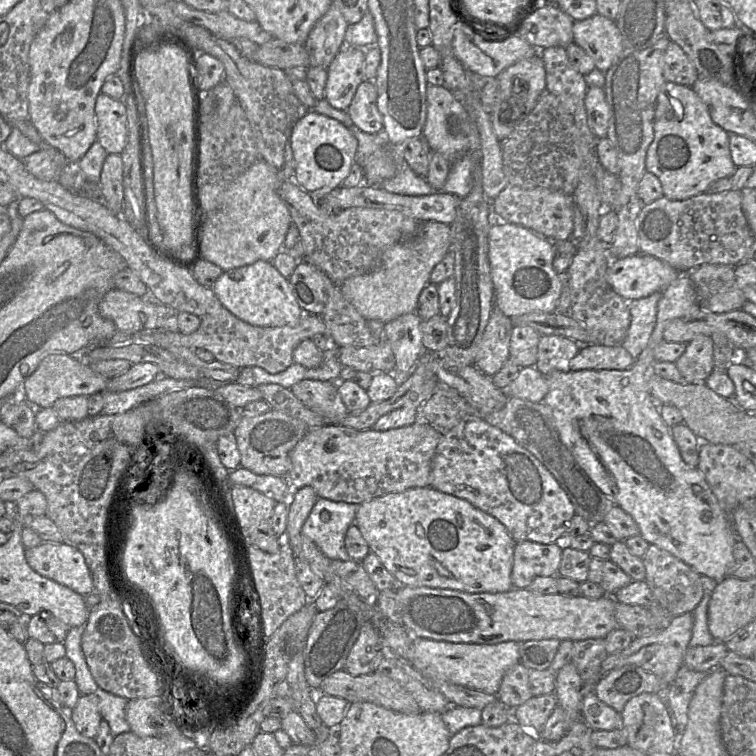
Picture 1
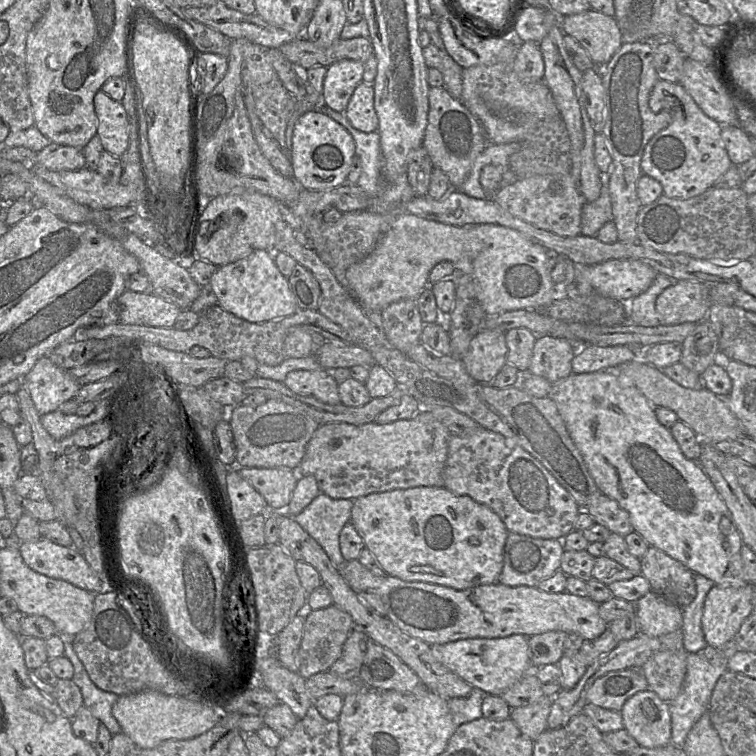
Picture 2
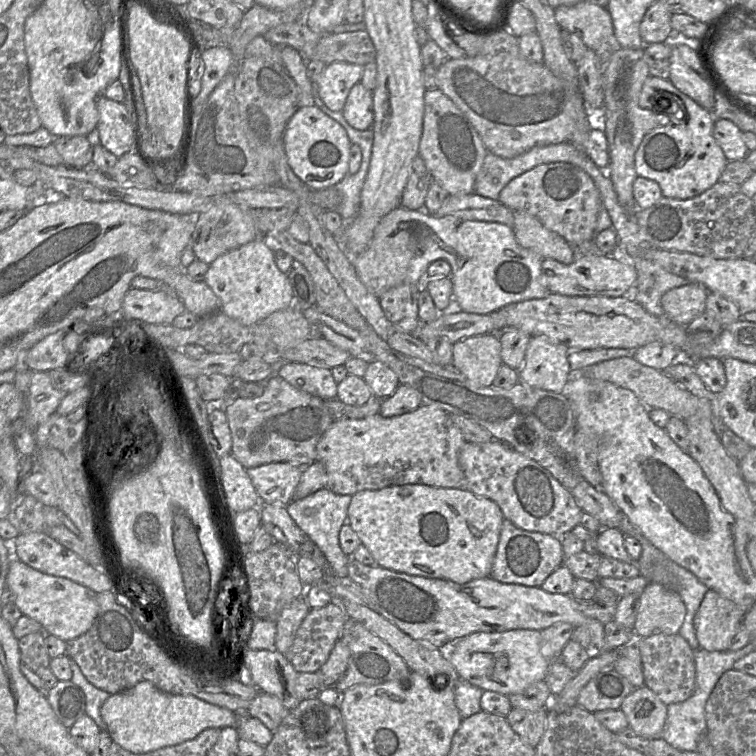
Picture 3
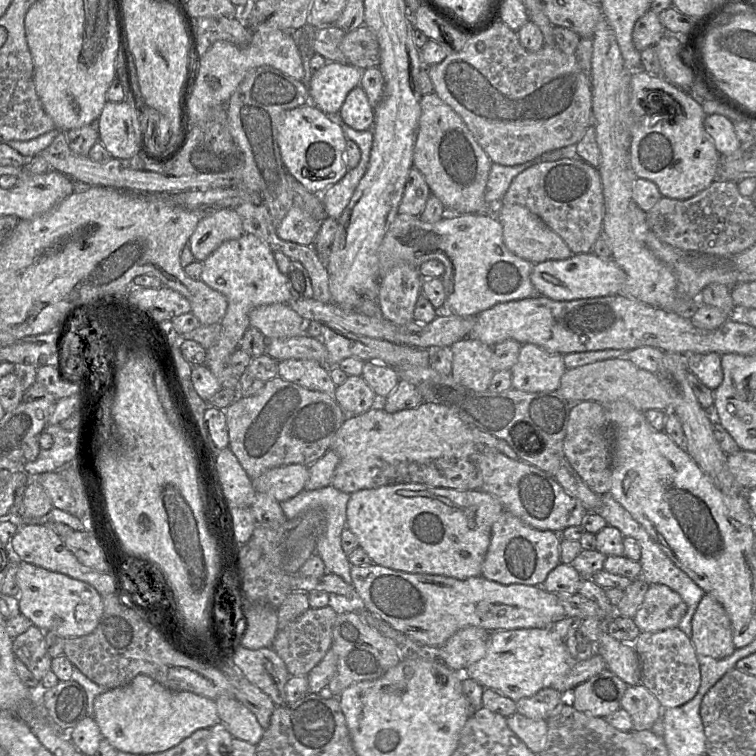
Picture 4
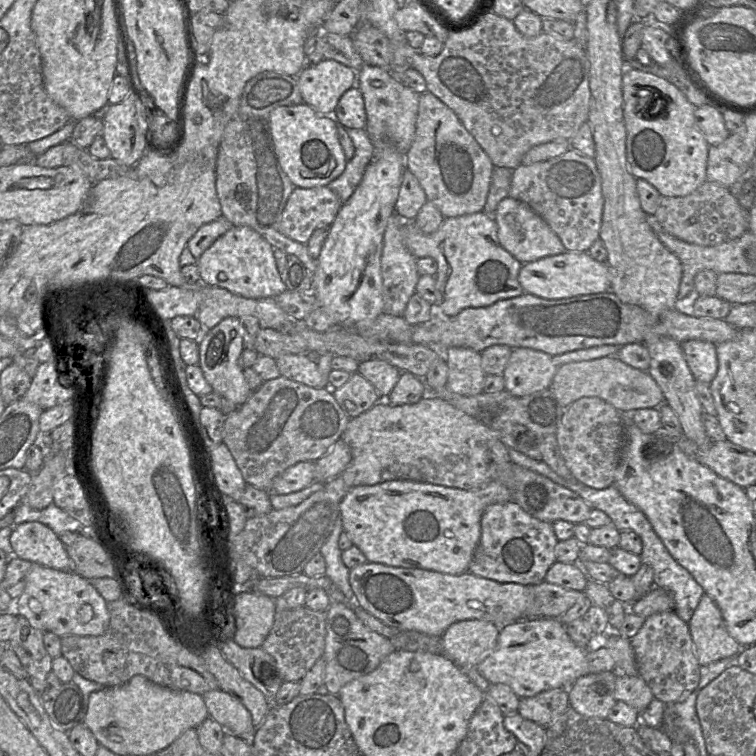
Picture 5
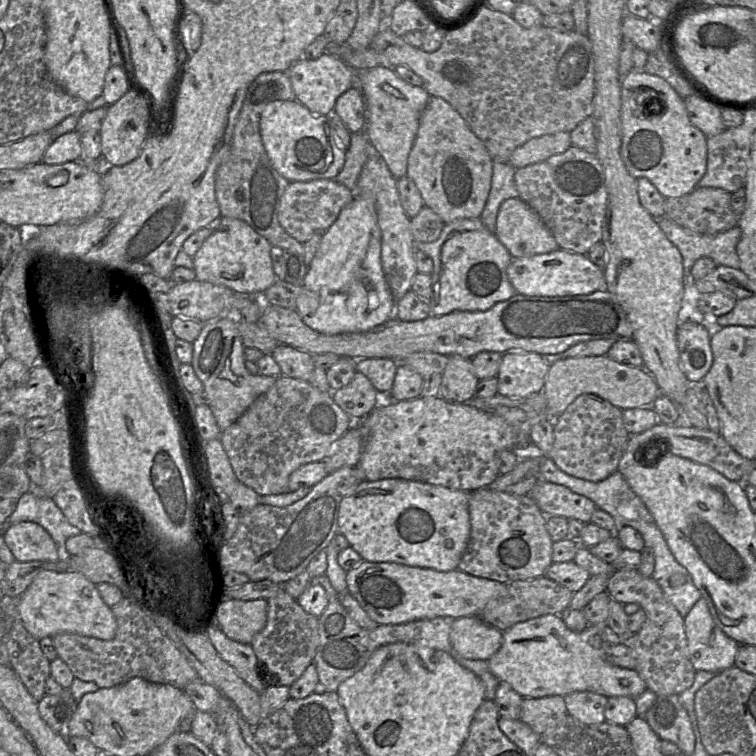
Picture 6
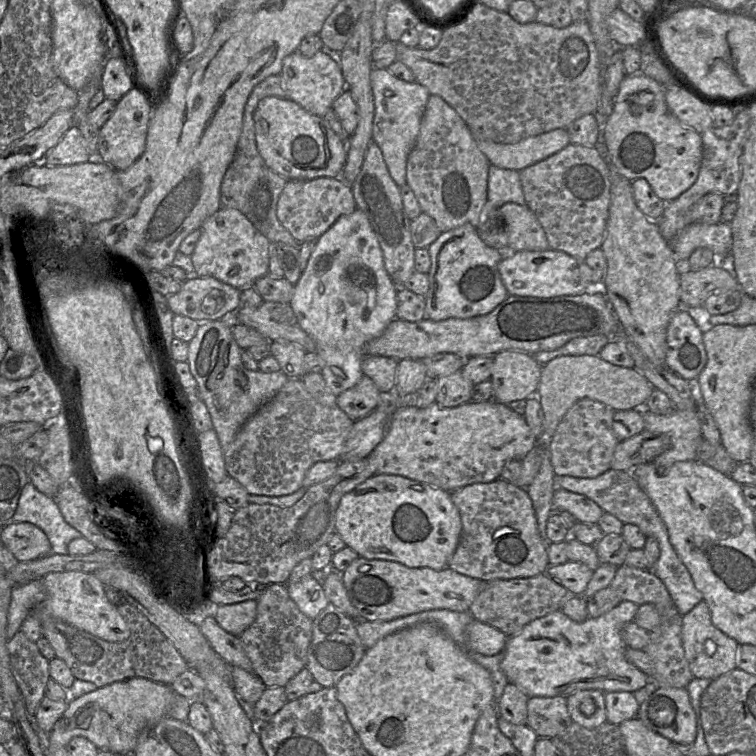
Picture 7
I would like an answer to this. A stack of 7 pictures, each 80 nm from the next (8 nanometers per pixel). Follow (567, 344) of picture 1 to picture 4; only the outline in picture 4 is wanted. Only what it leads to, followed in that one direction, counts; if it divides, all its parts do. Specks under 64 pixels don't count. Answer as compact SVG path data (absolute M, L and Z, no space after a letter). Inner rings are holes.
M521 344L517 361L510 369L512 388L530 393L555 391L558 389L560 378L565 371L563 355L549 353L535 344Z

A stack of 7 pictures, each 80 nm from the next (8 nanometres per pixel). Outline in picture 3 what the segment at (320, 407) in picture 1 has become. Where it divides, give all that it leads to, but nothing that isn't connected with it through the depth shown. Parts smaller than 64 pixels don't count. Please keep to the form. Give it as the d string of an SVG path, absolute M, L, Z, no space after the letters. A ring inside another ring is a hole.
M286 362L278 375L295 388L323 400L337 397L337 383L331 369L313 367L304 363Z

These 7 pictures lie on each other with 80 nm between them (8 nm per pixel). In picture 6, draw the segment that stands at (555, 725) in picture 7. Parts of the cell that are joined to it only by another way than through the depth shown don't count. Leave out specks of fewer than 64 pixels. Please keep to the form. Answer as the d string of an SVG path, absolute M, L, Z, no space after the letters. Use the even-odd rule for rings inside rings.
M564 696L524 698L520 720L535 733L543 735L546 731L553 730L567 714Z

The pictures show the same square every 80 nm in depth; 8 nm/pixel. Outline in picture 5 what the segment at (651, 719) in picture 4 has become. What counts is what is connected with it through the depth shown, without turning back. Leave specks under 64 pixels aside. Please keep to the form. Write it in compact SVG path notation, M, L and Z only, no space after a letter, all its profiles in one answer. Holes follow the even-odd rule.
M617 672L614 697L623 701L639 714L643 712L654 699L654 695L641 676L627 676Z

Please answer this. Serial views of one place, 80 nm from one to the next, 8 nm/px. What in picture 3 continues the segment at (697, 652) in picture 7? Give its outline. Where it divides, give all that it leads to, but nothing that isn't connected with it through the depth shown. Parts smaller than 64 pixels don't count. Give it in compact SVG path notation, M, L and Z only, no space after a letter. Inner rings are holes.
M708 589L694 617L699 648L707 651L726 651L746 611L714 590Z

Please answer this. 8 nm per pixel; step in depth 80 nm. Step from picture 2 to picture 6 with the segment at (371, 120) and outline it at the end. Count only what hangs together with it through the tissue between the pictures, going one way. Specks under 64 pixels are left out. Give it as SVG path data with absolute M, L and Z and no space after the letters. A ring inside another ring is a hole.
M353 85L337 98L333 112L351 133L365 131L366 107L358 85Z

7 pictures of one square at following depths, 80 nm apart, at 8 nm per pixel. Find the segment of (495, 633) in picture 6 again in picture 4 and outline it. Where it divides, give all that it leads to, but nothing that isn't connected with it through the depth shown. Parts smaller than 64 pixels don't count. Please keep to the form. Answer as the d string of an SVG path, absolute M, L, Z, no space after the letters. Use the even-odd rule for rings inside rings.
M469 626L457 631L443 645L437 647L438 659L444 662L452 670L463 673L467 669L467 667L479 661L486 655L487 644L491 632L494 631L487 631L477 626Z

